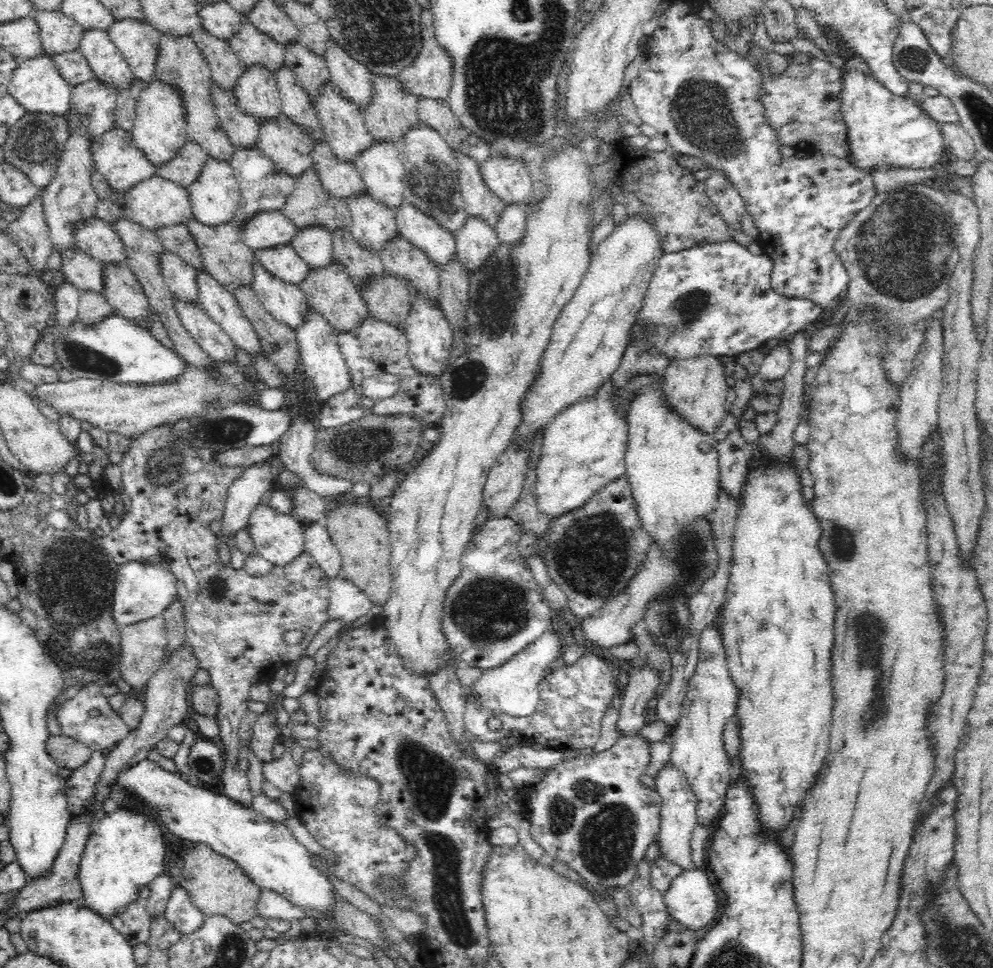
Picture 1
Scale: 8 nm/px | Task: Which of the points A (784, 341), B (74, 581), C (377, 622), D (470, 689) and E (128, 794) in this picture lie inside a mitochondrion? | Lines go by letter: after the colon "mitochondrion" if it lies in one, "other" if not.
A: other
B: mitochondrion
C: other
D: other
E: mitochondrion

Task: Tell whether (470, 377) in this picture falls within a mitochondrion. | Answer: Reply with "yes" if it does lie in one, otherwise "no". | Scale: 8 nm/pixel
yes

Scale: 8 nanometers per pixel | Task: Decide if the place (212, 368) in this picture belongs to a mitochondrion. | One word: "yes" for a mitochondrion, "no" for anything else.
no

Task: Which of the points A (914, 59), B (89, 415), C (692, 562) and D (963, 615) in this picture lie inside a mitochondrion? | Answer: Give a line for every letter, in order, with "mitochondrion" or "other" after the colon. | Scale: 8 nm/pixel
A: mitochondrion
B: other
C: mitochondrion
D: other

